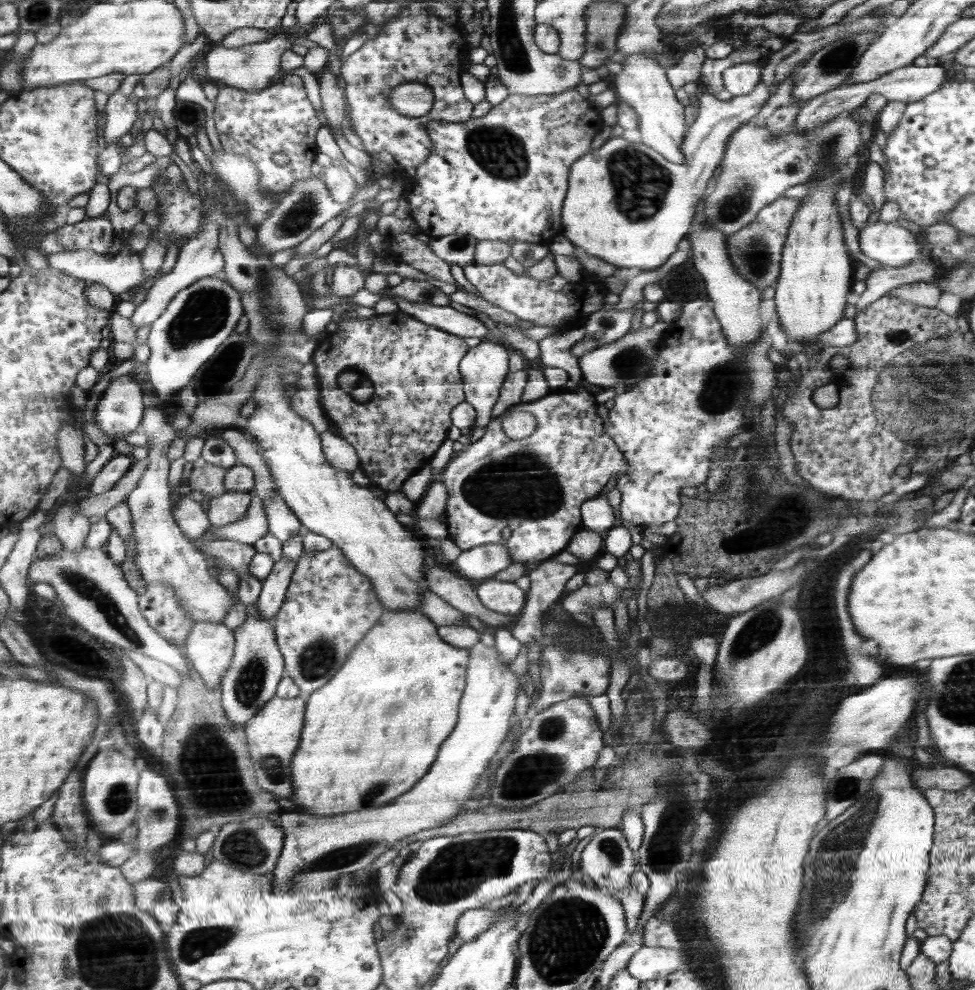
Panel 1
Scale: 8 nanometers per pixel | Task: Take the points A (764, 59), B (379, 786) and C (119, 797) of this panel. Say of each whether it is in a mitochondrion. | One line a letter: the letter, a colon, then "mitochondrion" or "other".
A: other
B: mitochondrion
C: mitochondrion

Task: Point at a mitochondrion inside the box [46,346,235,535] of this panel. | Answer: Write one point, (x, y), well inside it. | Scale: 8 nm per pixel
(146, 506)

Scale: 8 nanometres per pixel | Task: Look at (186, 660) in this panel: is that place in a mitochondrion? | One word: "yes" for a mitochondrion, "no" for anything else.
no

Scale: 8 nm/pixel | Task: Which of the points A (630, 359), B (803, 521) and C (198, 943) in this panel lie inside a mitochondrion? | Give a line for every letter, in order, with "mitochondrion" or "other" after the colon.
A: mitochondrion
B: mitochondrion
C: mitochondrion

